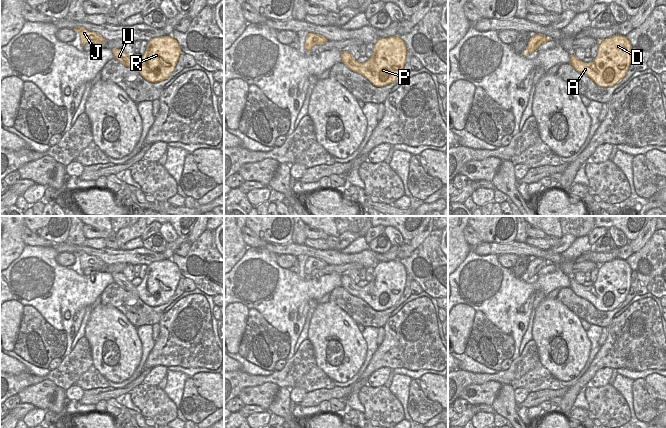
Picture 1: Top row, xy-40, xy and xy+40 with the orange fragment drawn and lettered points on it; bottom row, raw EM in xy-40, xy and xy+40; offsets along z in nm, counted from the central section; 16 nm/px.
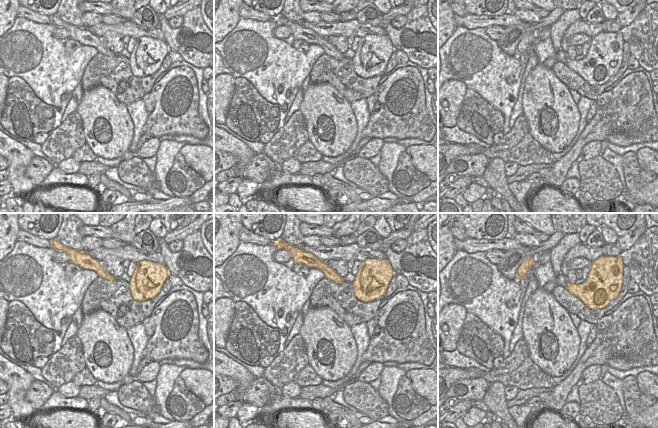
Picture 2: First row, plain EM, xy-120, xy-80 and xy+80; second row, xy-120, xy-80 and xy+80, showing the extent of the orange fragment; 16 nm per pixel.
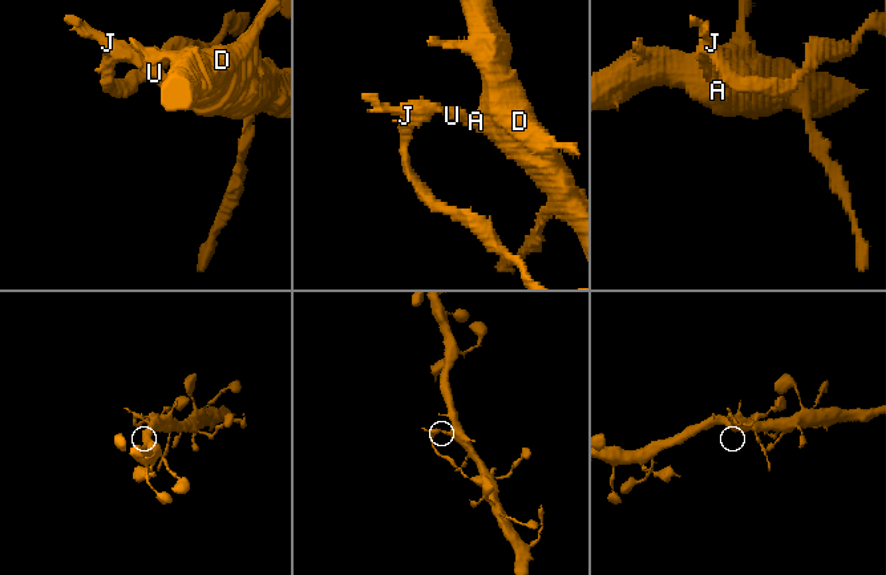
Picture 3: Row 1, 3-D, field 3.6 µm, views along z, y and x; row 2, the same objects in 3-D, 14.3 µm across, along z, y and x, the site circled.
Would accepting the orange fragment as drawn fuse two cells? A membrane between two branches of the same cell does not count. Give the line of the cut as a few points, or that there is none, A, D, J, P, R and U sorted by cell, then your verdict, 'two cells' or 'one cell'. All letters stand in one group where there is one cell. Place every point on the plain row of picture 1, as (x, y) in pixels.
cut xy (356, 284), (350, 284), (345, 288); groups A D P R / J U; two cells

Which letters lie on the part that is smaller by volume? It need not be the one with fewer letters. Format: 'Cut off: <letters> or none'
Cut off: J, U

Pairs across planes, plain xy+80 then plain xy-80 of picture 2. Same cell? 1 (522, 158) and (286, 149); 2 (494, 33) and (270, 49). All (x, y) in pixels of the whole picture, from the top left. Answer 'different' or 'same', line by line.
1: different
2: different

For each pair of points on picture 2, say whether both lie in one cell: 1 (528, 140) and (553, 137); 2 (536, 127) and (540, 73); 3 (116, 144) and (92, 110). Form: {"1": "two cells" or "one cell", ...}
{"1": "two cells", "2": "one cell", "3": "one cell"}

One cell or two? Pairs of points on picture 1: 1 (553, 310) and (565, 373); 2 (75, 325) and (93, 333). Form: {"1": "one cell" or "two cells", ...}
{"1": "one cell", "2": "two cells"}

